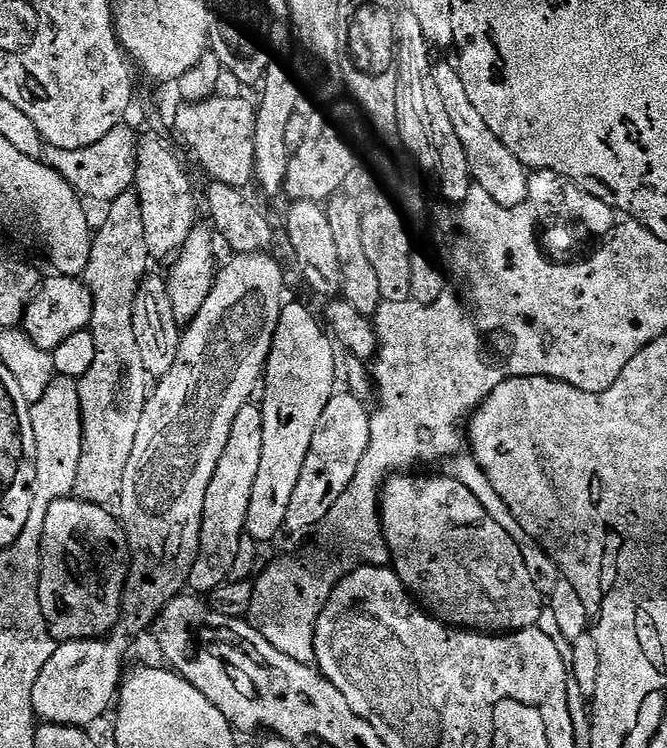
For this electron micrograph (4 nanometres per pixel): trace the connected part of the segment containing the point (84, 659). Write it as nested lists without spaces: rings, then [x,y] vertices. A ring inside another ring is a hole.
[[[120,634],[108,638],[85,636],[80,640],[57,643],[52,657],[37,671],[29,691],[33,715],[43,723],[90,728],[115,701],[123,673],[125,648],[126,640]]]

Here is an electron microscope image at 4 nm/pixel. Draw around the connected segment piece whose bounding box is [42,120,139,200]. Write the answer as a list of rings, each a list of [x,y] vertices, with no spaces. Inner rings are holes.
[[[124,120],[120,121],[110,130],[110,133],[98,141],[91,144],[90,147],[80,147],[76,151],[66,150],[65,148],[56,148],[47,145],[43,150],[42,162],[48,168],[57,172],[62,180],[72,190],[82,198],[97,198],[97,200],[116,199],[122,188],[122,180],[126,188],[128,180],[134,180],[136,177],[136,161],[137,148],[139,146],[139,136]],[[56,156],[60,156],[60,160],[56,160]],[[68,160],[80,160],[80,164],[76,164],[76,172],[80,172],[80,176],[84,176],[84,180],[80,180],[80,184],[84,184],[84,188],[80,188],[80,184],[76,184],[76,180],[72,180],[72,172],[68,172],[68,168],[64,168],[64,164],[68,164]],[[88,180],[92,180],[92,184],[96,184],[96,192],[92,192],[92,188],[88,188]]]

